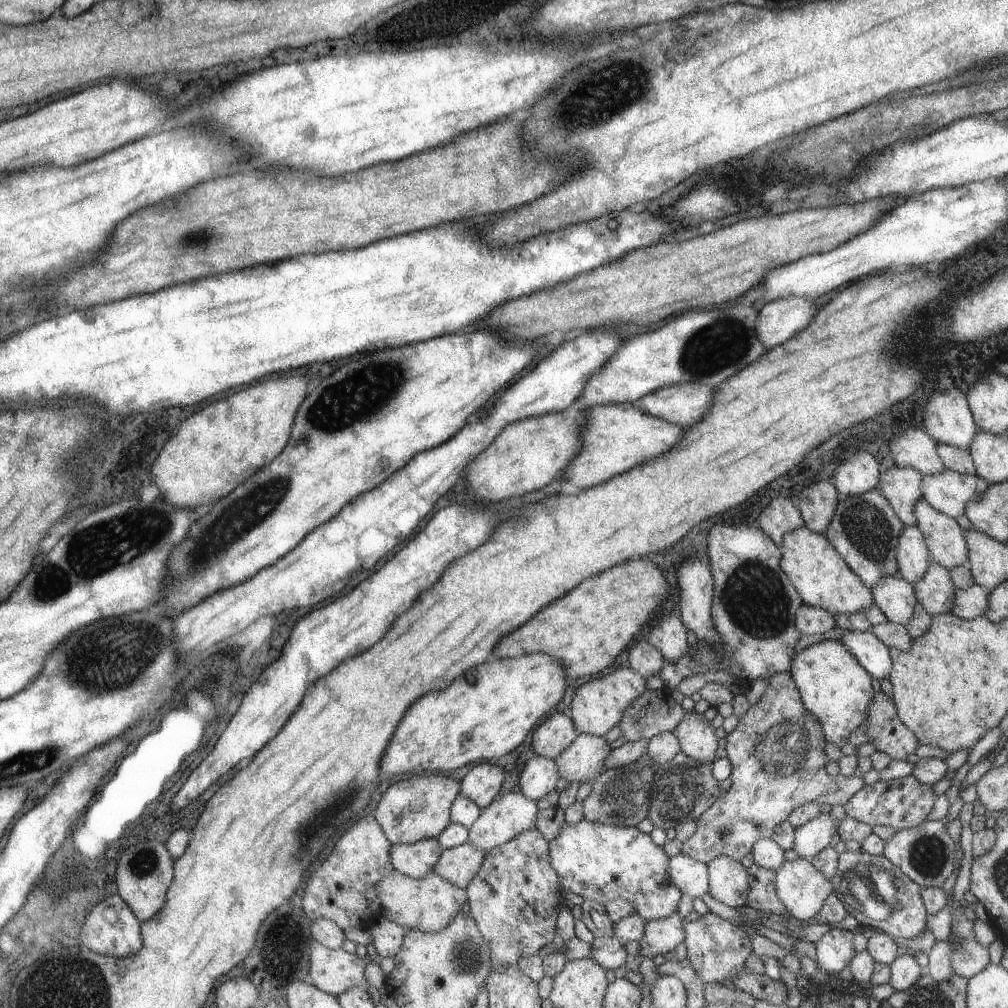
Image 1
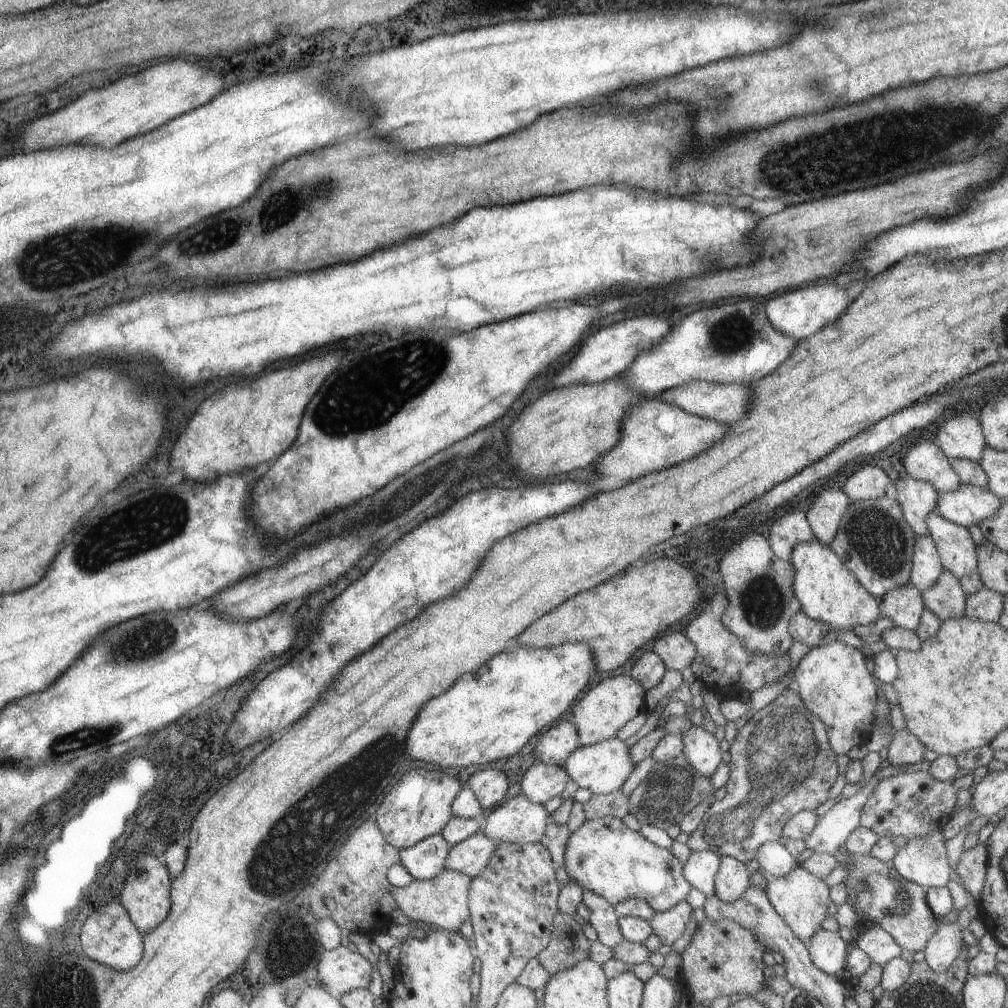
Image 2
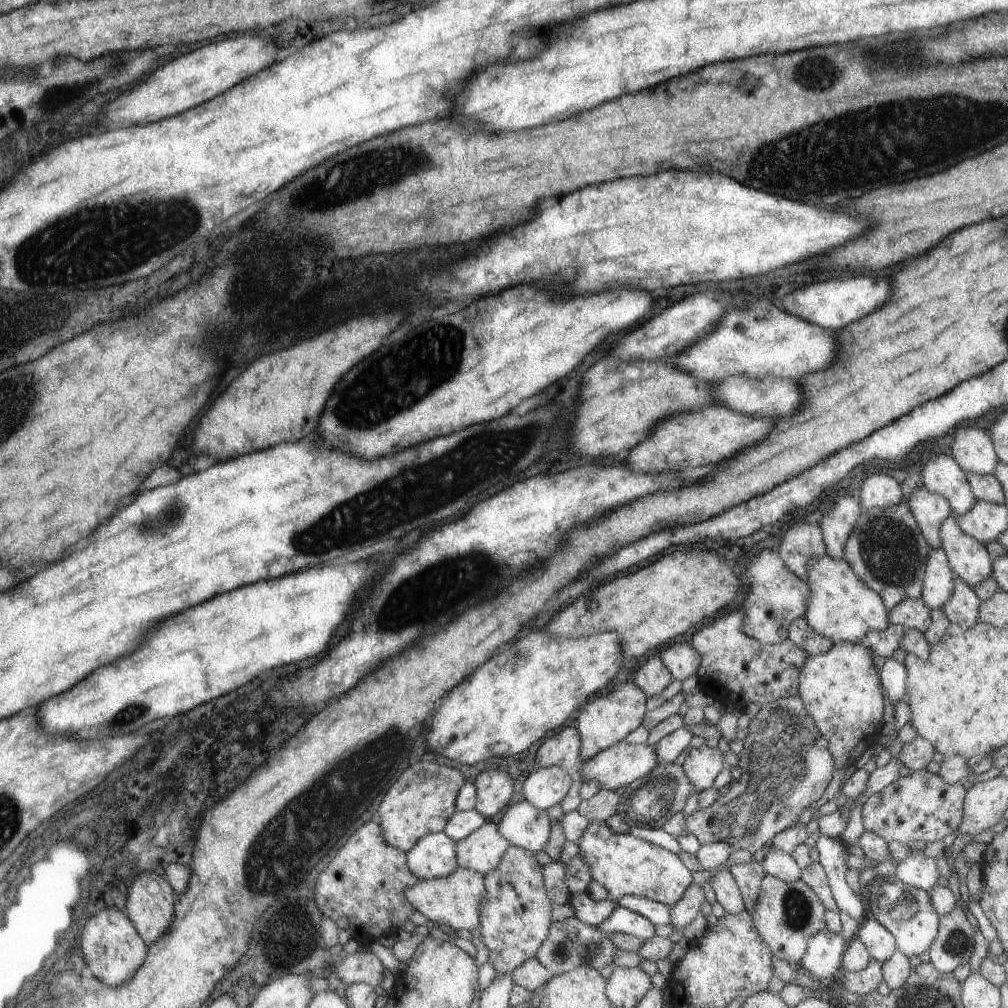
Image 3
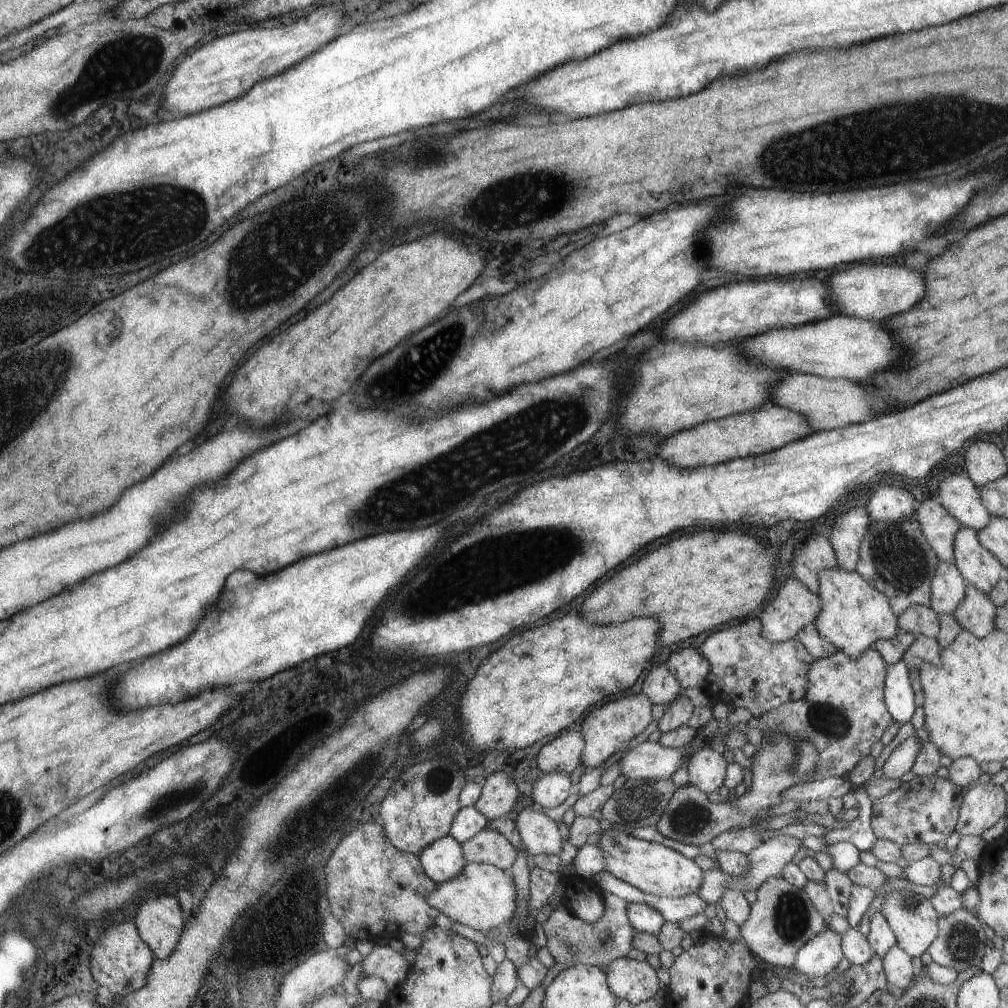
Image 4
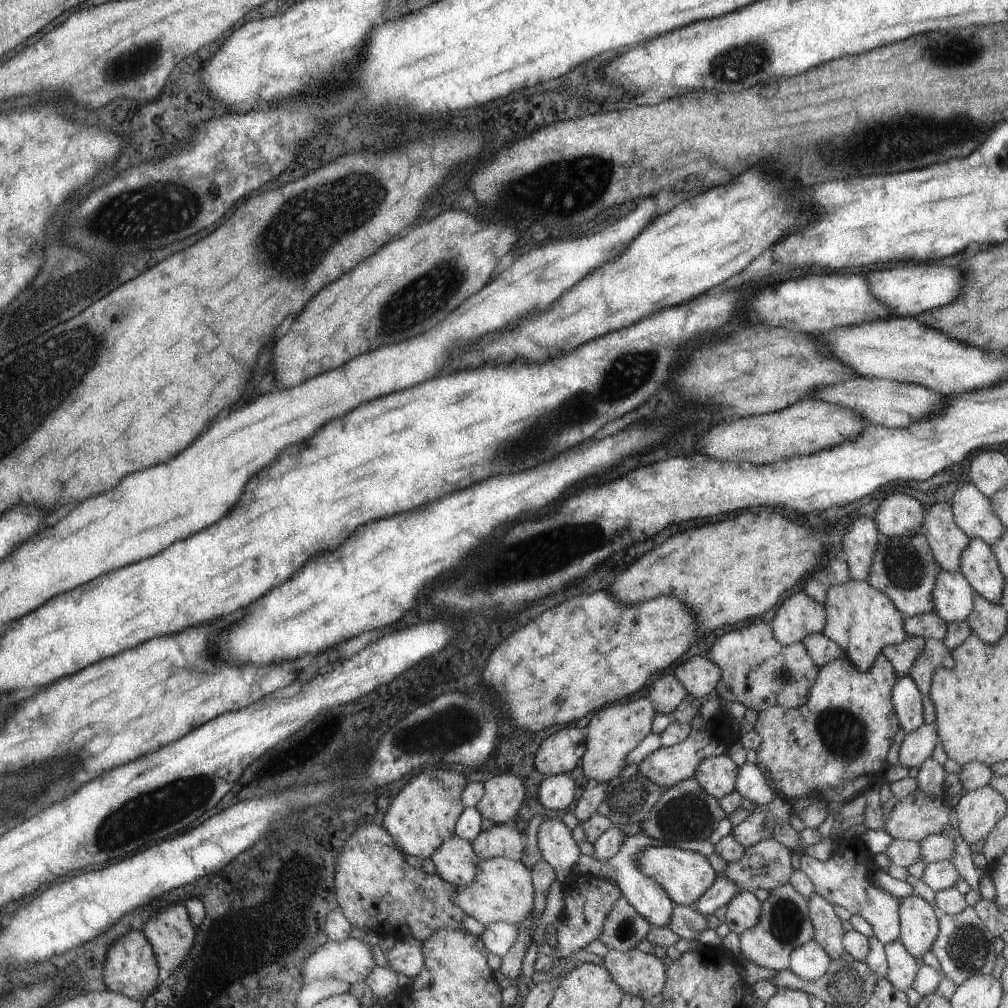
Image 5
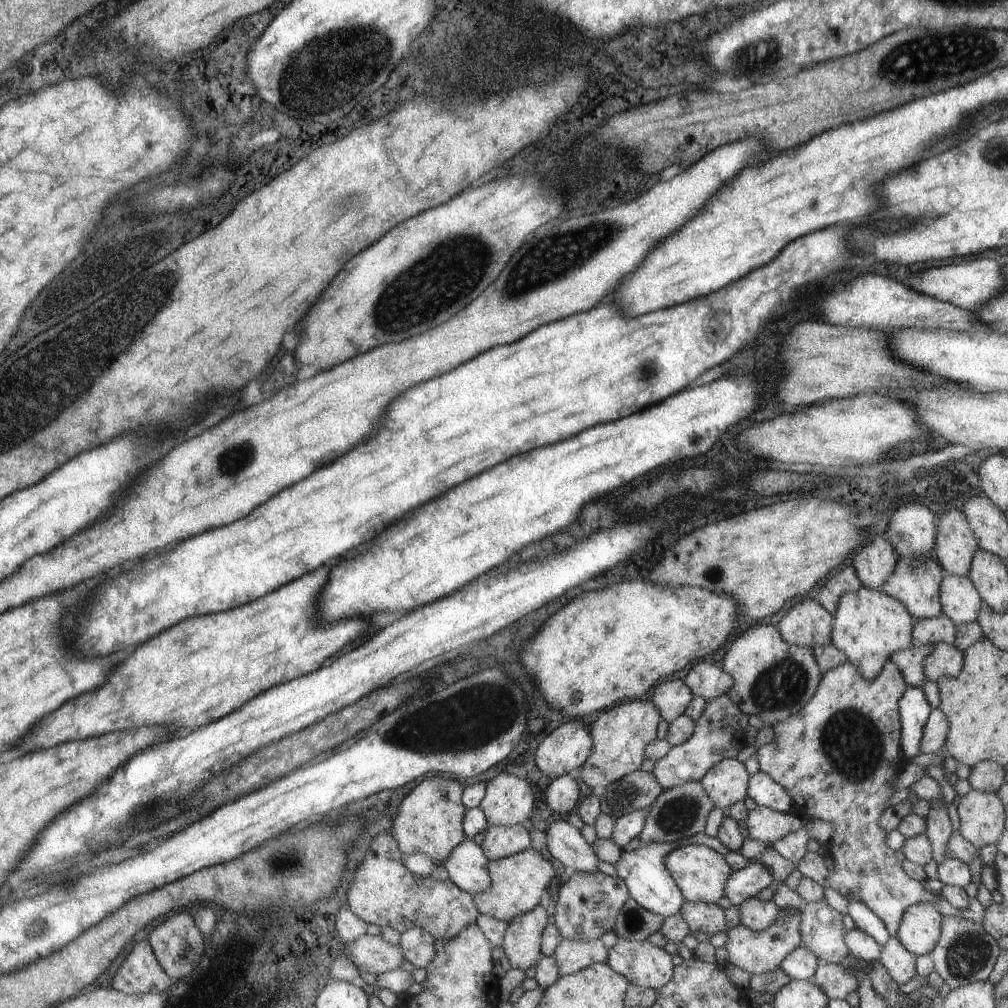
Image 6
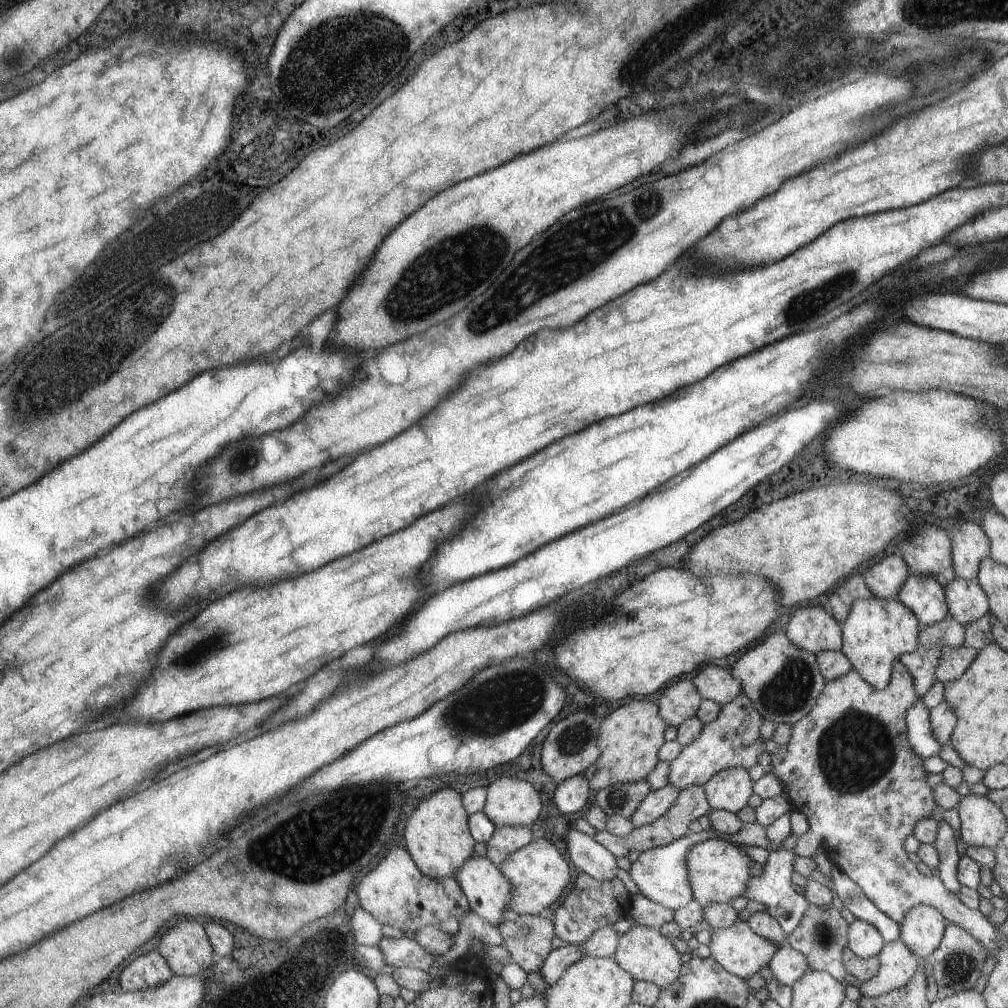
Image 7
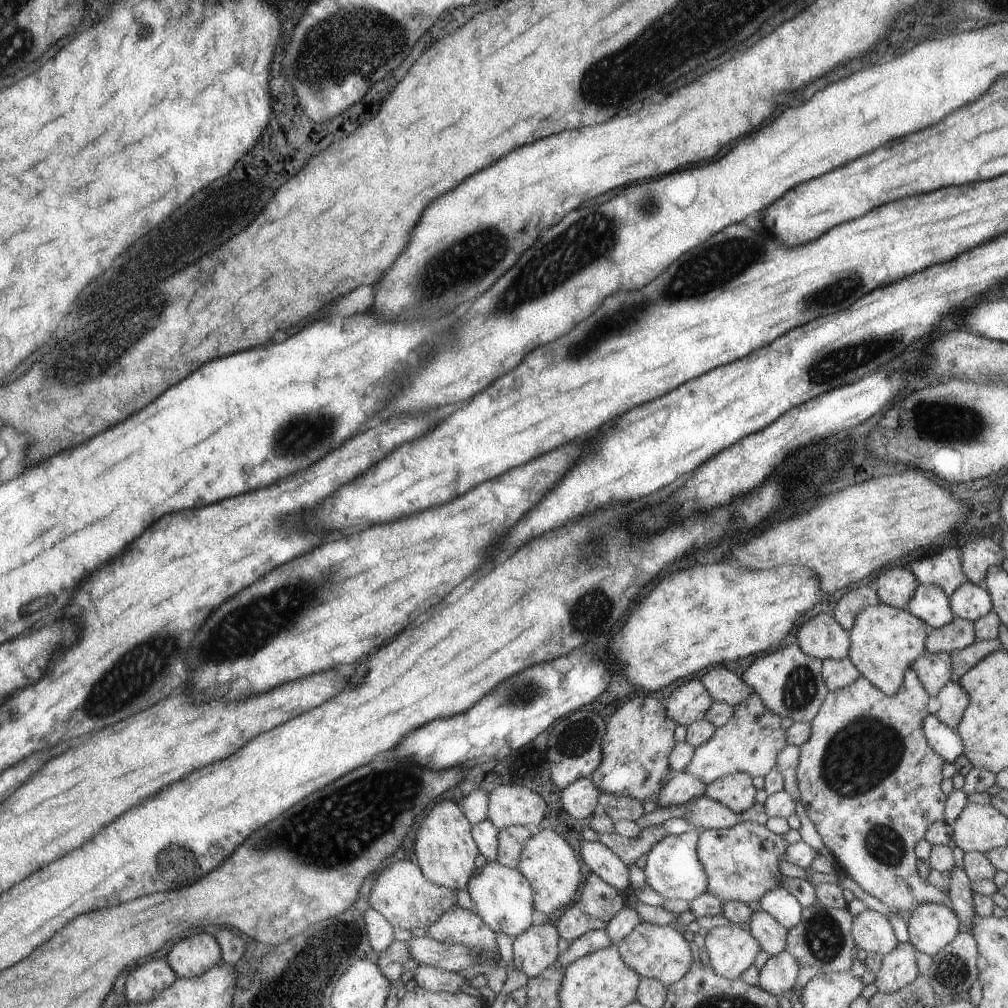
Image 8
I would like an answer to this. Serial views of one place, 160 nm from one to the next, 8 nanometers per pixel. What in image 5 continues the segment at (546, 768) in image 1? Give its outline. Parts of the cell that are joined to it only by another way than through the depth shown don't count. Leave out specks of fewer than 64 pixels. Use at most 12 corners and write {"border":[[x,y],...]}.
{"border":[[568,773],[540,782],[538,800],[547,810],[571,804],[575,785]]}

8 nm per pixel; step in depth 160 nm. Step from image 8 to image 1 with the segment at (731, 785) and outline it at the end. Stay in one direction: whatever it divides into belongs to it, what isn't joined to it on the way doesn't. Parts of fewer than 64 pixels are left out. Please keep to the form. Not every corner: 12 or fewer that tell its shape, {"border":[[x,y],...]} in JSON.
{"border":[[701,713],[683,715],[673,730],[681,751],[709,763],[717,748],[713,728]]}

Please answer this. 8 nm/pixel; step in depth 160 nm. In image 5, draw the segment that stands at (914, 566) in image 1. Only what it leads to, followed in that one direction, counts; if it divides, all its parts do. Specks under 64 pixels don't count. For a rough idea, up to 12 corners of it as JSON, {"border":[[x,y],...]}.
{"border":[[940,571],[934,612],[965,621],[974,589],[958,571]]}

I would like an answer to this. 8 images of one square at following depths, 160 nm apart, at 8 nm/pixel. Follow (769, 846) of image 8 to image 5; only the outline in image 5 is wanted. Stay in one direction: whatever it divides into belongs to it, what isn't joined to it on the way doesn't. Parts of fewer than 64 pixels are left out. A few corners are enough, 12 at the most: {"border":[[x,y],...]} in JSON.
{"border":[[681,845],[647,847],[639,872],[674,904],[691,905],[718,878],[707,857]]}

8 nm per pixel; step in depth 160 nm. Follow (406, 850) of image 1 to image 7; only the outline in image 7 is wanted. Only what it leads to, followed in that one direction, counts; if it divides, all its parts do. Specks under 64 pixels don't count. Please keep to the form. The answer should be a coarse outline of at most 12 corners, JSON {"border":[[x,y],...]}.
{"border":[[486,856],[454,872],[470,910],[491,927],[510,919],[510,880]]}

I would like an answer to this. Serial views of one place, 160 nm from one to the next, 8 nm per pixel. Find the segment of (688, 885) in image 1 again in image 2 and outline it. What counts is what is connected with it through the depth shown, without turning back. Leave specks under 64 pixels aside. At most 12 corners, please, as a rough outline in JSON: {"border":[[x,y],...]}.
{"border":[[691,851],[683,877],[705,897],[714,895],[721,856]]}

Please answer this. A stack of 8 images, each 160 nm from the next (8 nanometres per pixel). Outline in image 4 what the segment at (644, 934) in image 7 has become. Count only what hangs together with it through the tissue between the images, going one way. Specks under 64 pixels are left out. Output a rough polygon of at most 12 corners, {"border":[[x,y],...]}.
{"border":[[619,957],[606,968],[610,991],[631,1006],[659,988],[645,960]]}

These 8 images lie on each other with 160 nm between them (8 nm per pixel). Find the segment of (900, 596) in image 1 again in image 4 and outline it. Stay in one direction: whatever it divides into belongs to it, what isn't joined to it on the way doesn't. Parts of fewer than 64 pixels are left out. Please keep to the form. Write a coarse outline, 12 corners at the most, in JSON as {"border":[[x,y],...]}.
{"border":[[911,605],[897,617],[899,630],[936,638],[933,609]]}

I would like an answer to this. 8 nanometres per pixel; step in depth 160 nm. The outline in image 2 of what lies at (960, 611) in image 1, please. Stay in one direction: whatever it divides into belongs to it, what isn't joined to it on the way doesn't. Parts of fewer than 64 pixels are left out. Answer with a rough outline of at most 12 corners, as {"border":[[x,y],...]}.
{"border":[[983,587],[966,596],[965,617],[998,623],[1005,596]]}

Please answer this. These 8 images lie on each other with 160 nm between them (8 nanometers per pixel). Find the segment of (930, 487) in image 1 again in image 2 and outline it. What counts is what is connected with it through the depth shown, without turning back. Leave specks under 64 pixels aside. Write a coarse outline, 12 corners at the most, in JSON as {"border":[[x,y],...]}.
{"border":[[961,483],[938,492],[934,512],[968,528],[995,516],[988,488]]}

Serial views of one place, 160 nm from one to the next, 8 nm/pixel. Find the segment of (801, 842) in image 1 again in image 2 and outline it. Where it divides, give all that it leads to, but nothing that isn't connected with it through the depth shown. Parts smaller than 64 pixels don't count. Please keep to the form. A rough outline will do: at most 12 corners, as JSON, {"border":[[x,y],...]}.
{"border":[[873,774],[853,796],[836,798],[805,838],[807,849],[839,852],[859,825],[881,779]]}

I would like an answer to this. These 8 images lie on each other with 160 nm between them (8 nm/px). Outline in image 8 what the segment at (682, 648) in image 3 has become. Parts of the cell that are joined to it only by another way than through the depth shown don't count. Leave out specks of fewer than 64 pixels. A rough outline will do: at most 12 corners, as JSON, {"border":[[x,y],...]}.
{"border":[[717,666],[700,681],[713,702],[735,706],[752,689],[733,672]]}

